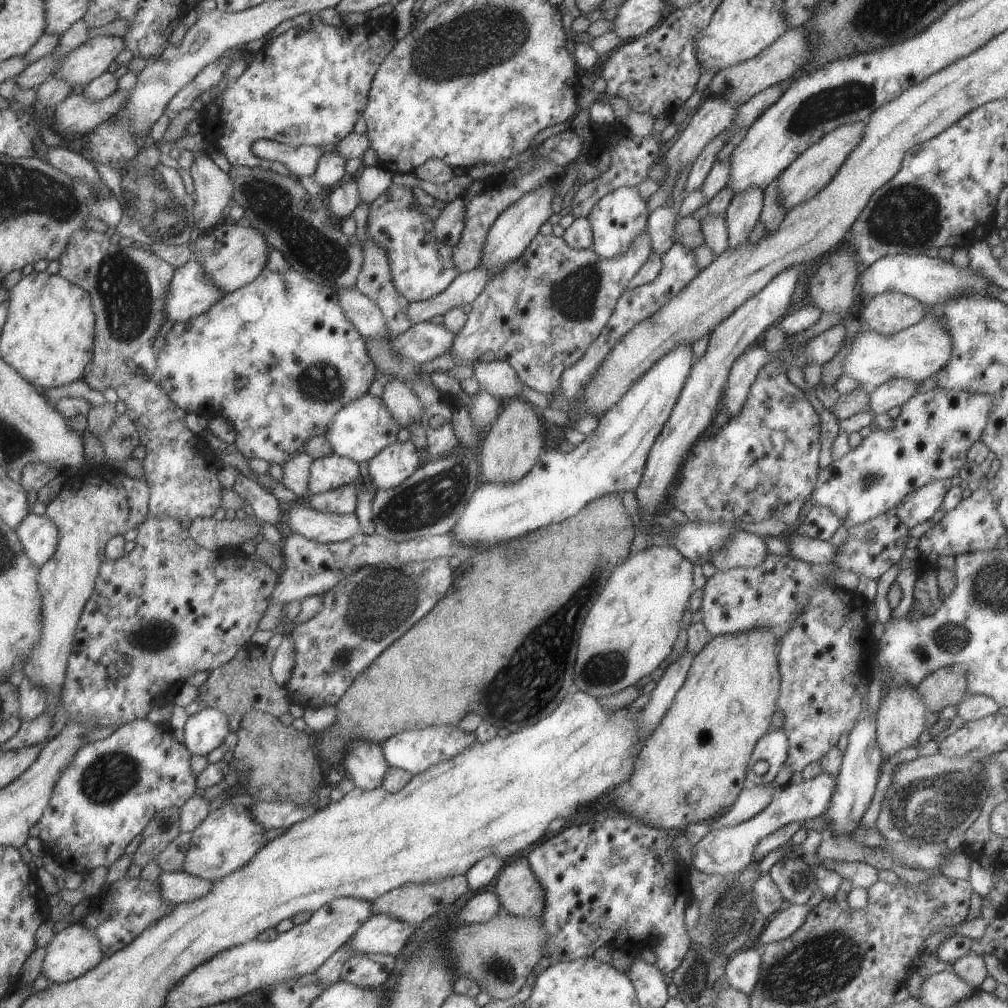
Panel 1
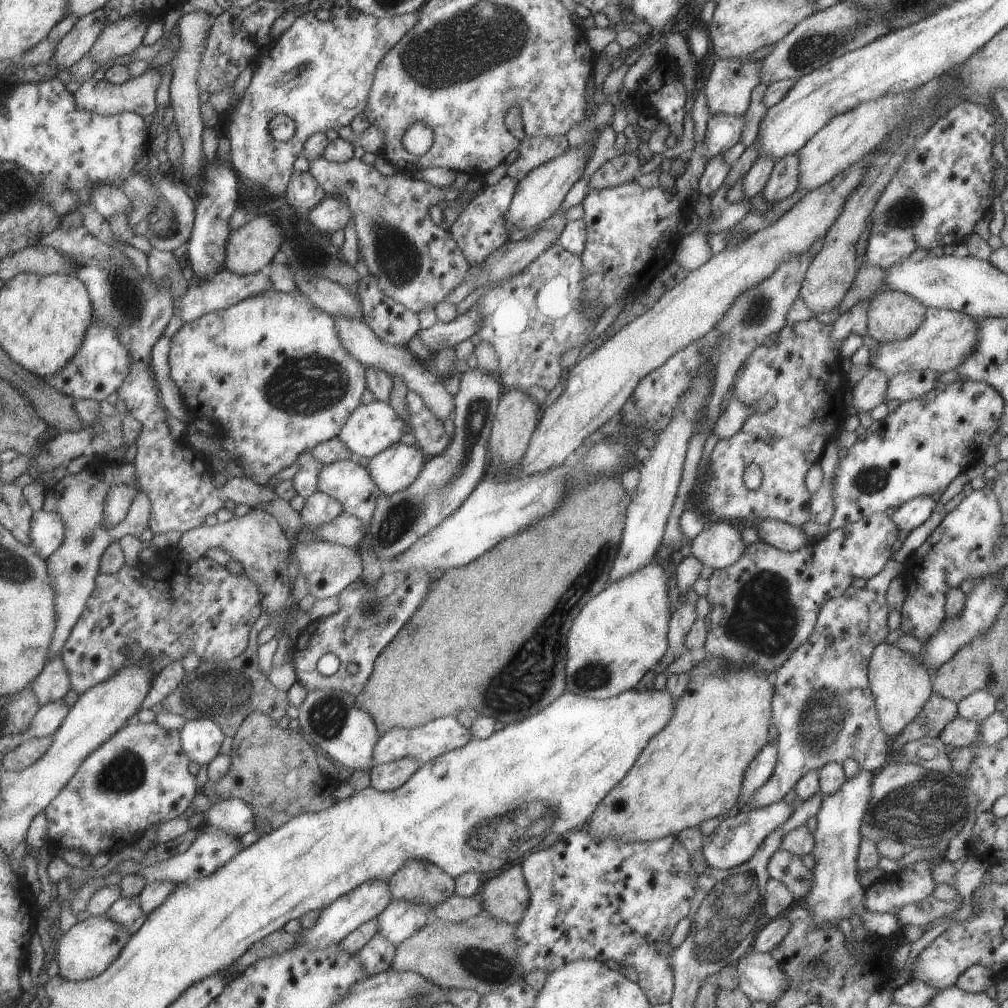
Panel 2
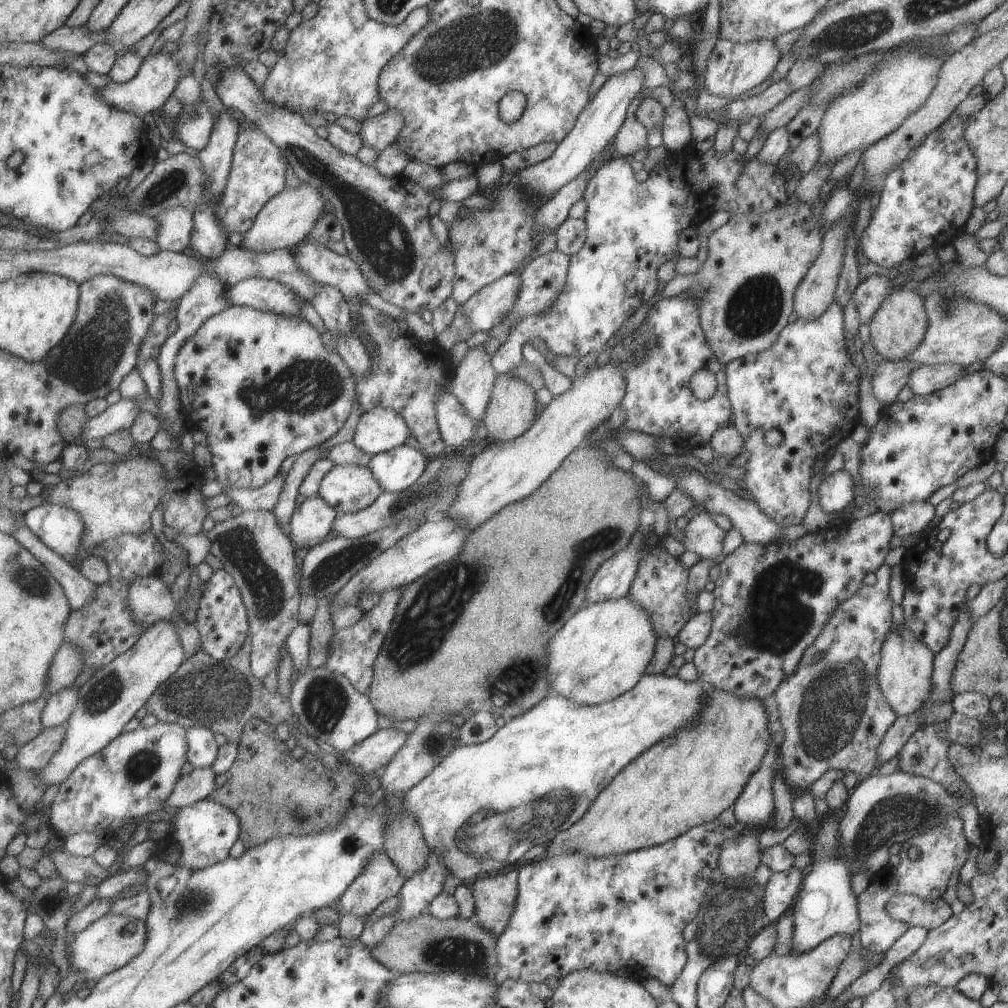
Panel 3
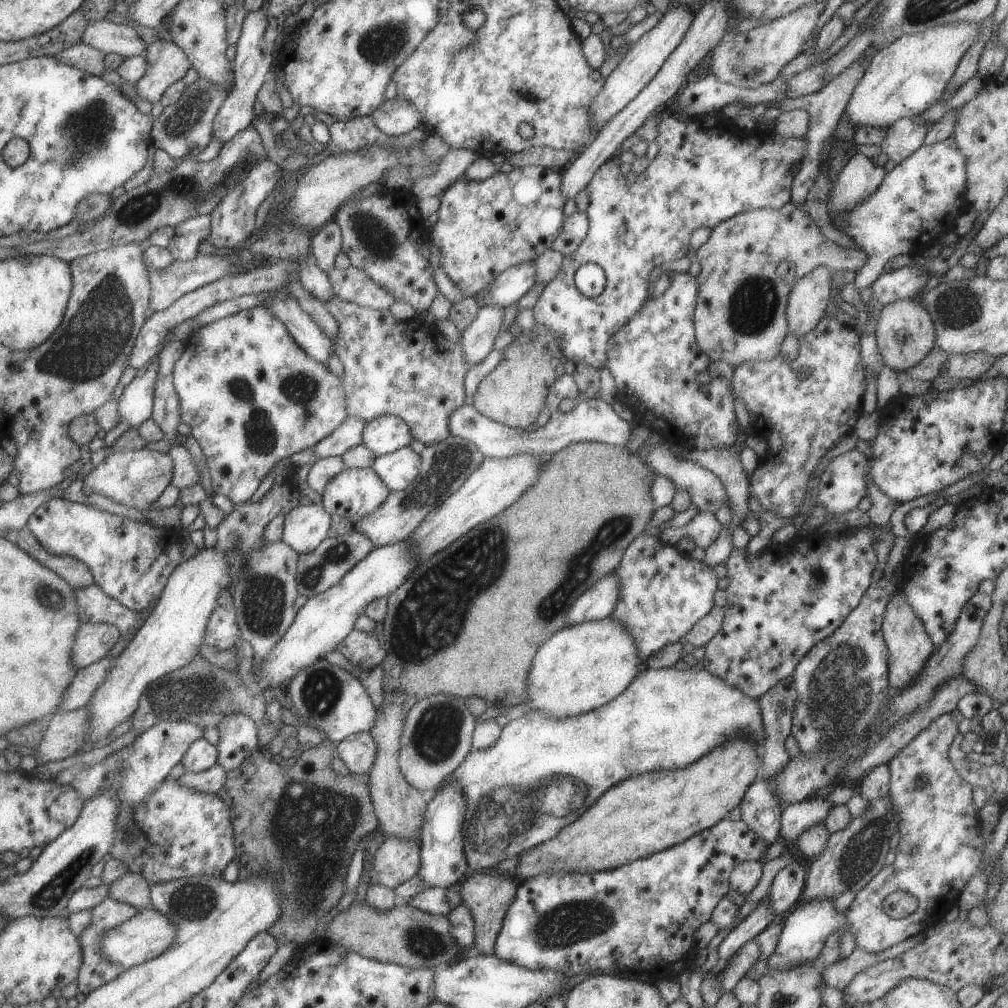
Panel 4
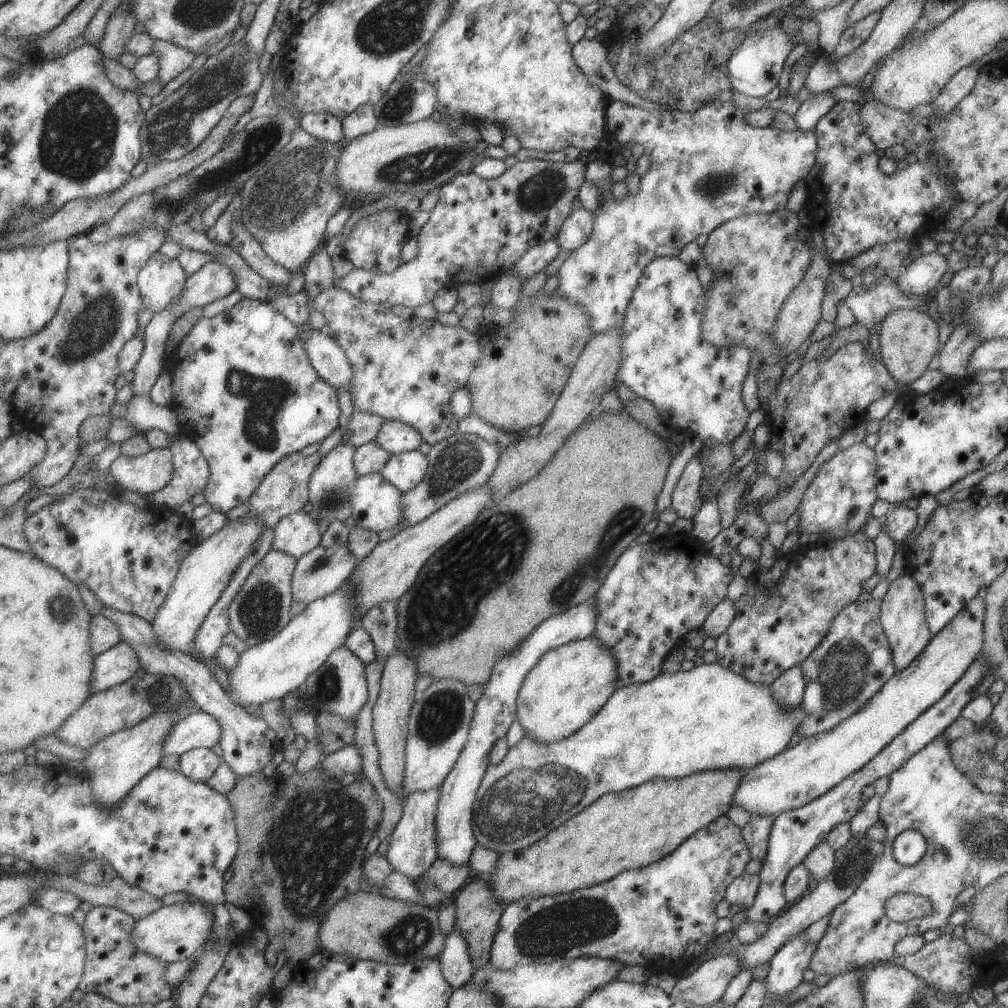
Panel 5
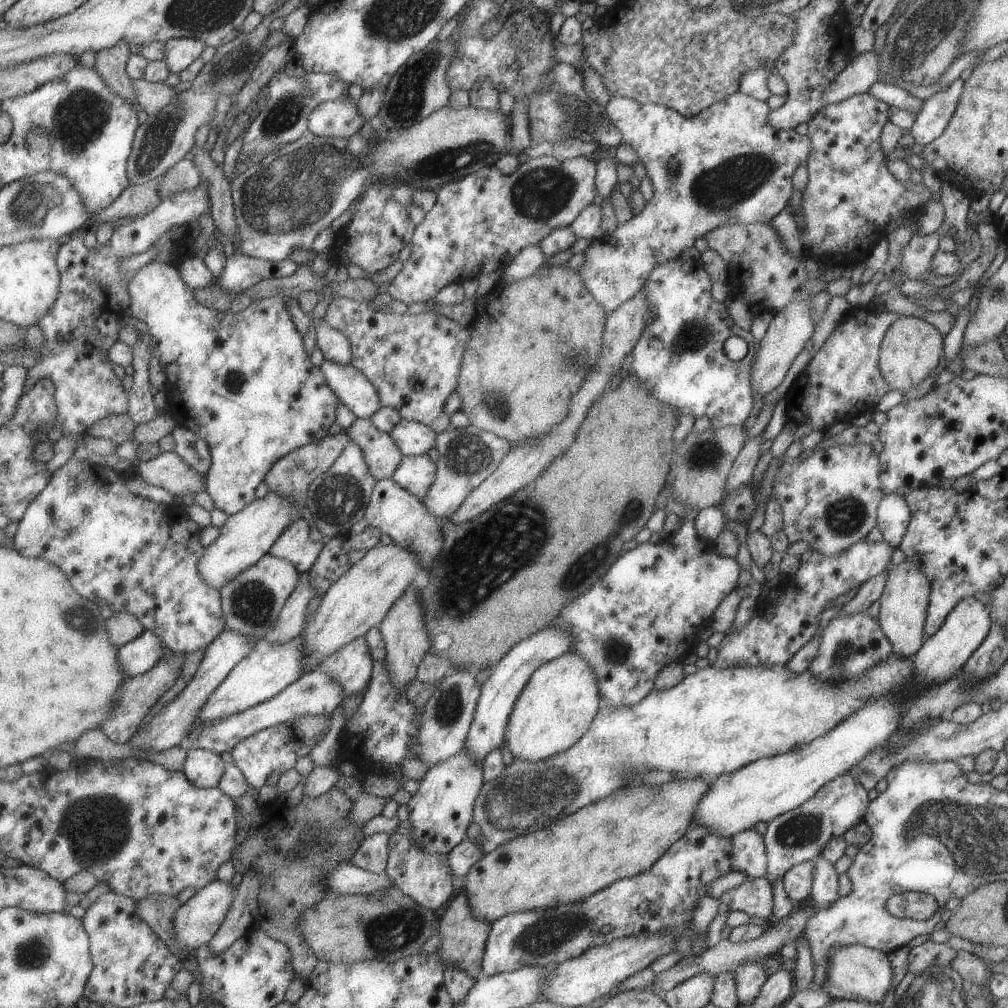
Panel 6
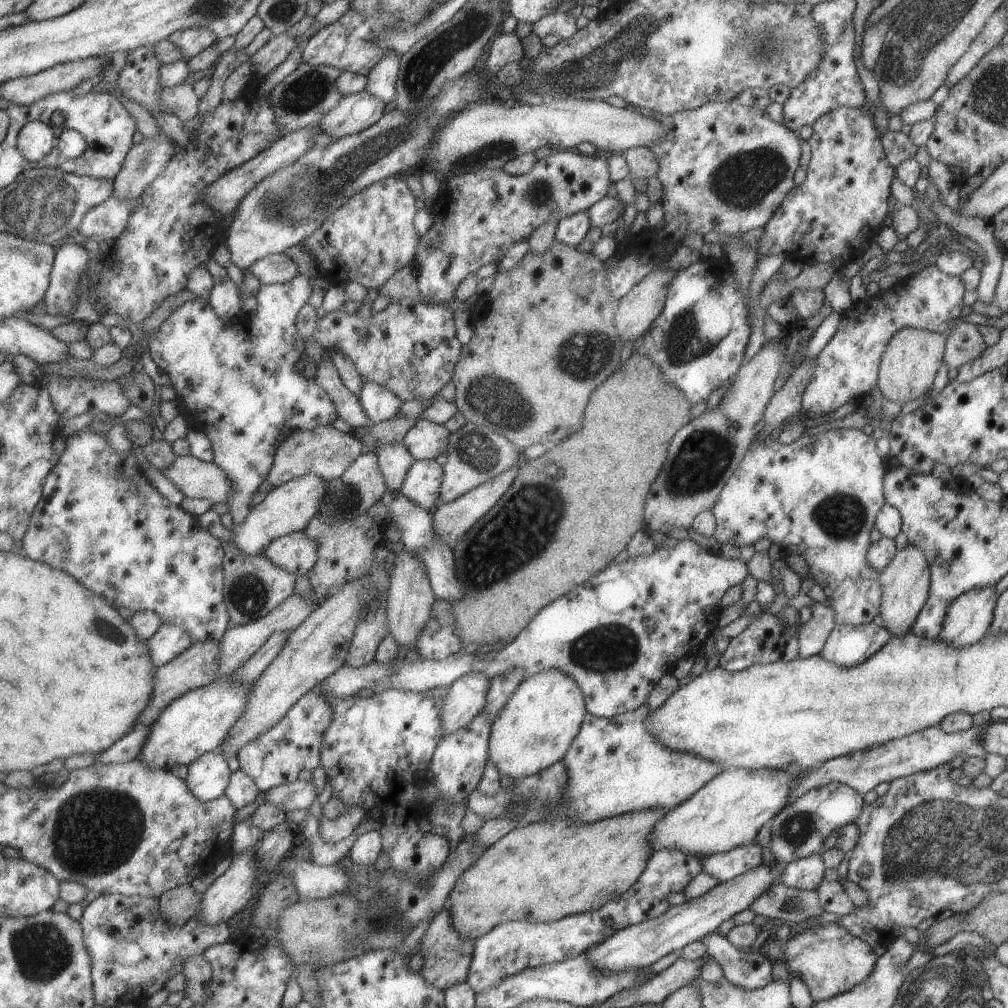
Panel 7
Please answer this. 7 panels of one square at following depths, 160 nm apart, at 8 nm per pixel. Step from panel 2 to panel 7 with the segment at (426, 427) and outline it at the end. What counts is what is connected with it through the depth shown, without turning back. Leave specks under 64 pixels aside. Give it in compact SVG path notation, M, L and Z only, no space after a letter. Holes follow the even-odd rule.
M410 297L391 299L383 310L373 312L367 319L358 318L355 314L349 314L338 308L316 320L315 330L310 338L325 351L334 347L348 356L363 383L375 382L397 395L402 402L414 398L431 399L438 394L444 384L452 380L454 366L459 360L462 344L455 337L453 313L446 302L437 303L423 297L415 300ZM417 342L427 348L427 353L421 357L413 353L413 346Z

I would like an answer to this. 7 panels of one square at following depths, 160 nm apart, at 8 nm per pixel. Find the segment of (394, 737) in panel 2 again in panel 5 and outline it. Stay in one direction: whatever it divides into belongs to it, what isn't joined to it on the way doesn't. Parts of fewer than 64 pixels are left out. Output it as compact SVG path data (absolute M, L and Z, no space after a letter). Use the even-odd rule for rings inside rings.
M345 744L337 751L321 758L321 768L327 776L339 780L342 774L361 774L361 756L355 744Z

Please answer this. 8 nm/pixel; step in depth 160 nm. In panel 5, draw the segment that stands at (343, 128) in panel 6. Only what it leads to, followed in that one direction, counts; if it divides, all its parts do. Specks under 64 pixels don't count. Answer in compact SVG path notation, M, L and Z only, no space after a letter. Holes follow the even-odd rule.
M309 112L303 114L298 120L299 127L319 140L325 140L335 144L343 138L341 134L341 119L333 114L321 114L321 112Z

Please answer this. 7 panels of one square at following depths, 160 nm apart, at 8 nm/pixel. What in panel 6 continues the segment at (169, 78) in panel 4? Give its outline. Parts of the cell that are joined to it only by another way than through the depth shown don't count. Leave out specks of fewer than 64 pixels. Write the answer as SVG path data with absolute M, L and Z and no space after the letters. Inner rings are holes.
M172 38L165 41L164 58L169 72L178 73L187 68L199 54L203 52L206 44L194 38Z

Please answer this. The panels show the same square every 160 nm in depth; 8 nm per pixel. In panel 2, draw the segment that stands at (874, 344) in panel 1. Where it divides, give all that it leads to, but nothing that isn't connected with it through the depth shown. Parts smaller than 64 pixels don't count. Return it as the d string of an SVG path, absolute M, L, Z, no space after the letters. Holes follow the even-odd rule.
M927 307L923 321L913 334L909 334L903 340L895 340L894 342L885 342L884 344L875 342L877 348L875 348L873 360L871 360L871 364L868 364L868 368L877 368L877 372L883 372L887 379L891 379L895 374L908 371L929 370L937 374L947 373L961 364L969 355L969 352L975 348L975 344L977 344L977 330L975 328L977 328L975 326L975 319L967 316L967 314L963 314L963 312Z

